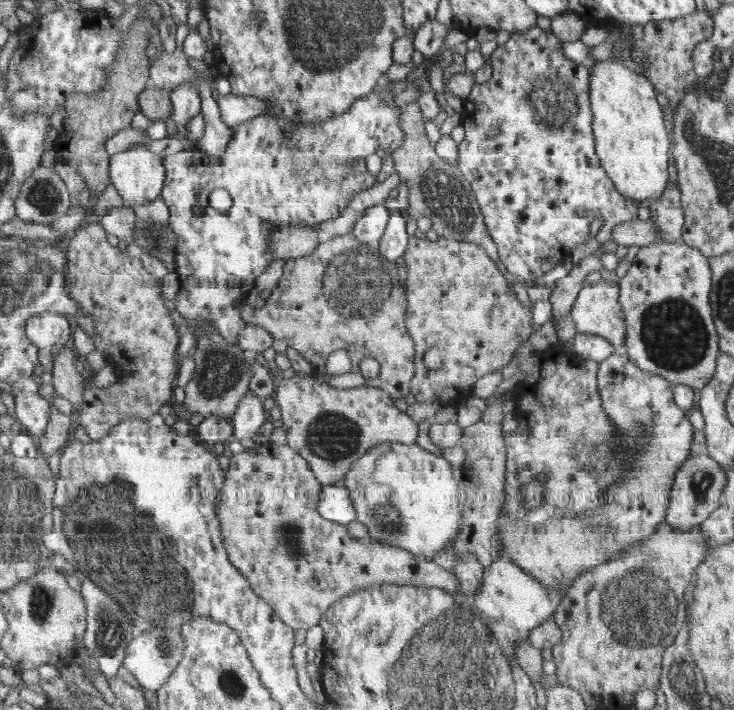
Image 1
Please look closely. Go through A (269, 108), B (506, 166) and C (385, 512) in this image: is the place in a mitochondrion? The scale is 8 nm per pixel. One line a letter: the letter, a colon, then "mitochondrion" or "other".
A: other
B: other
C: mitochondrion

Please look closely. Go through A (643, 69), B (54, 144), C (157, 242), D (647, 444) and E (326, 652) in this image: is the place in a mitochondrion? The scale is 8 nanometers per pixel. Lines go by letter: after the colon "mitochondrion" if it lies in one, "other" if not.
A: other
B: other
C: mitochondrion
D: mitochondrion
E: other

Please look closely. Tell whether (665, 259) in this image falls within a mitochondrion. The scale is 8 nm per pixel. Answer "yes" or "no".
no

